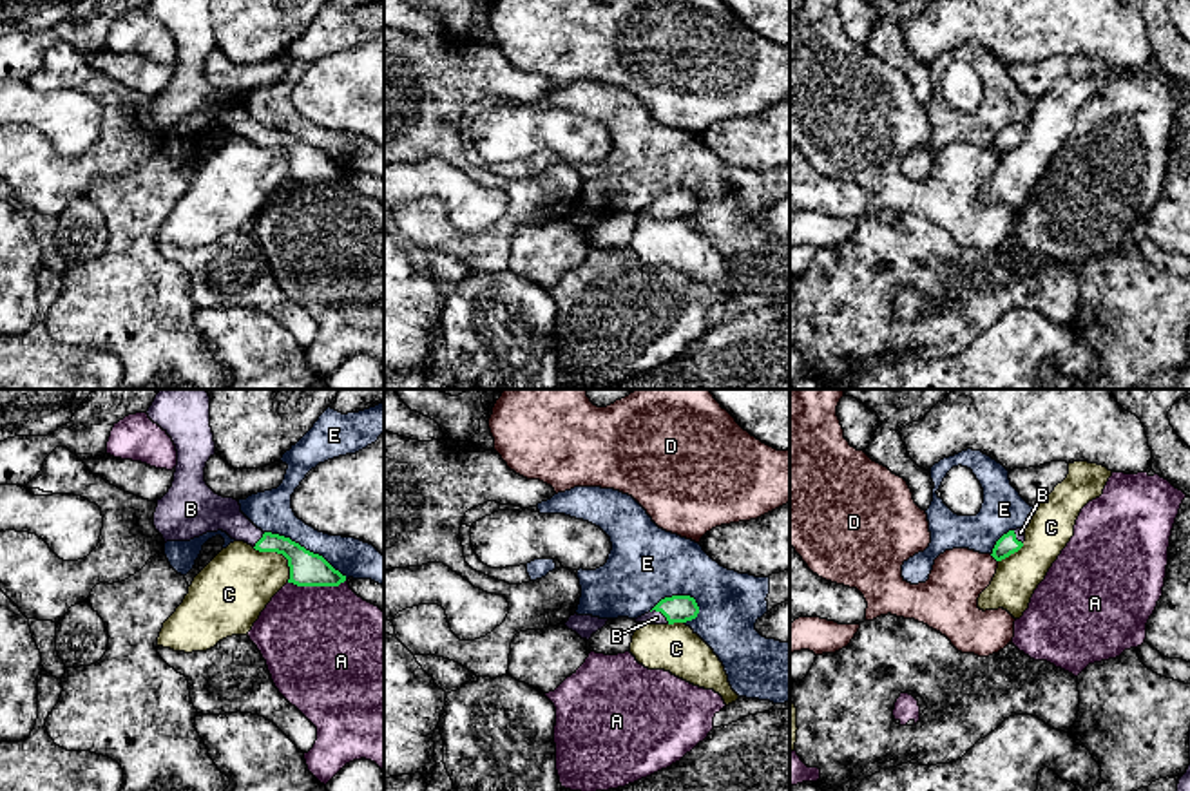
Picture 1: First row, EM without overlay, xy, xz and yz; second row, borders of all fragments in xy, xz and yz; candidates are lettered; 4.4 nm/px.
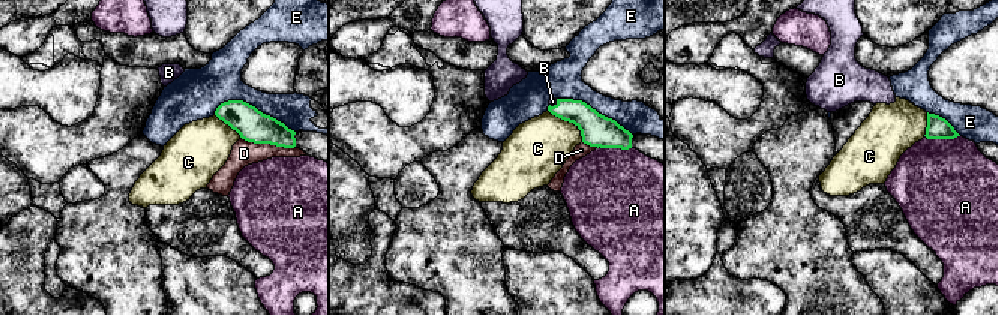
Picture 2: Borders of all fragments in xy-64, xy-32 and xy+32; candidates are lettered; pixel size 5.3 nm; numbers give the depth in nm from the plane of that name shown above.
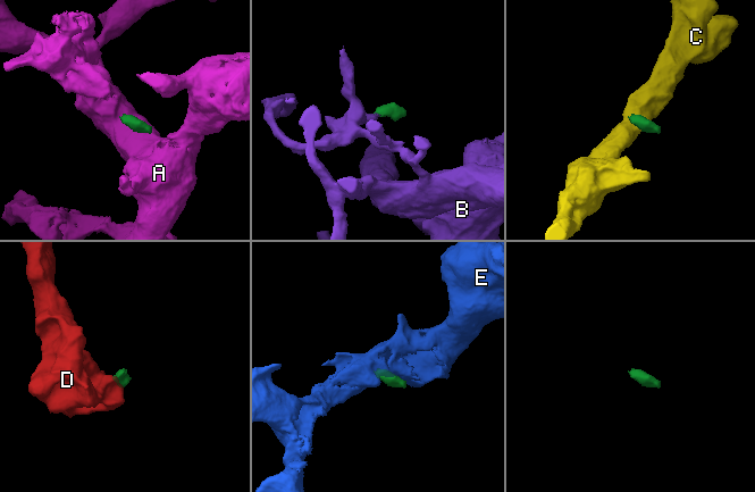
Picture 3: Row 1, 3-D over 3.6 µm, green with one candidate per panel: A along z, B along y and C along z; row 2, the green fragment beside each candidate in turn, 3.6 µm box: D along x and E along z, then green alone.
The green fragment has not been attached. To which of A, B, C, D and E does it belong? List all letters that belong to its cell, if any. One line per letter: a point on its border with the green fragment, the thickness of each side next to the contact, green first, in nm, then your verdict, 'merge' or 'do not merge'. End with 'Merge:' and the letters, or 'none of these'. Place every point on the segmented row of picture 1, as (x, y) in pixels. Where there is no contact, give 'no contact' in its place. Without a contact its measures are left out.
A: xy (316, 585) | 160/500 nm | do not merge
B: xz (660, 610) | 130/60 nm | merge
C: xy (281, 552) | 160/320 nm | do not merge
D: yz (993, 556) | 90/240 nm | do not merge
E: xy (305, 549) | 160/190 nm | do not merge
Merge: B

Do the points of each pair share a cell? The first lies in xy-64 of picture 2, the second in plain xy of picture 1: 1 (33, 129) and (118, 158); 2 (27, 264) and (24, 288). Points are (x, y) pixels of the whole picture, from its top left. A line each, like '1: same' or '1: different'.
1: same
2: different

